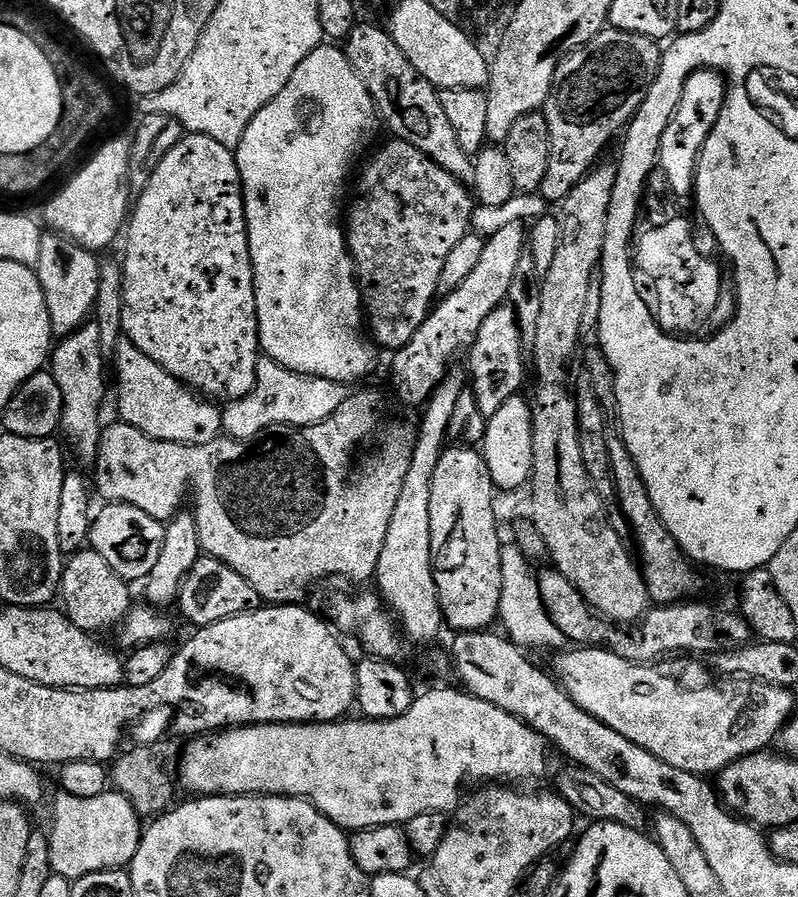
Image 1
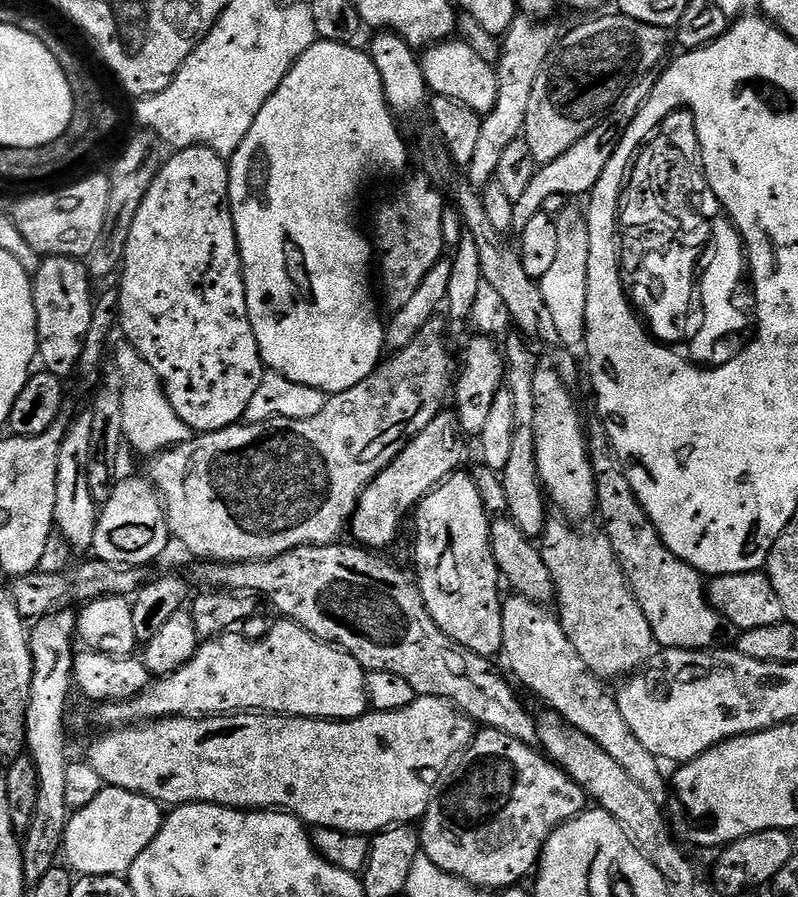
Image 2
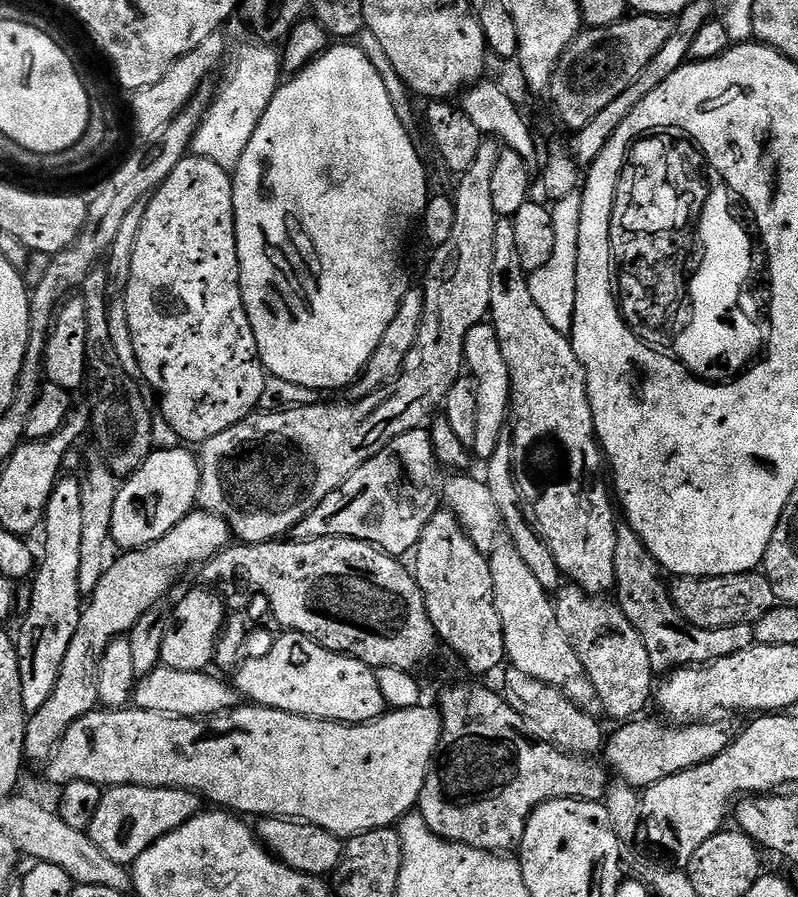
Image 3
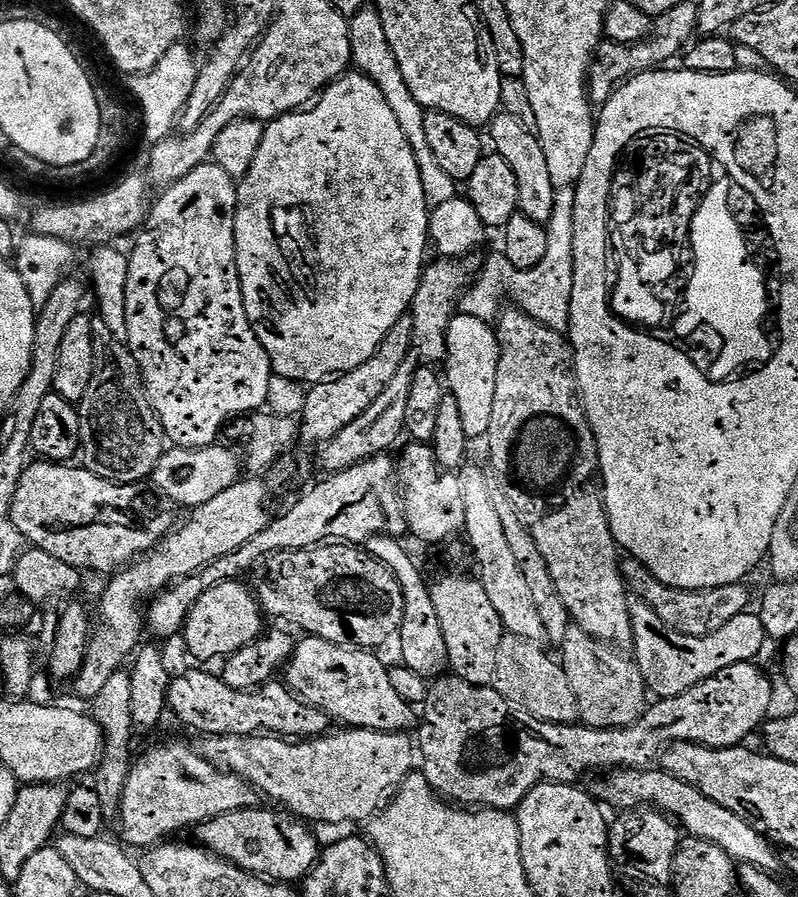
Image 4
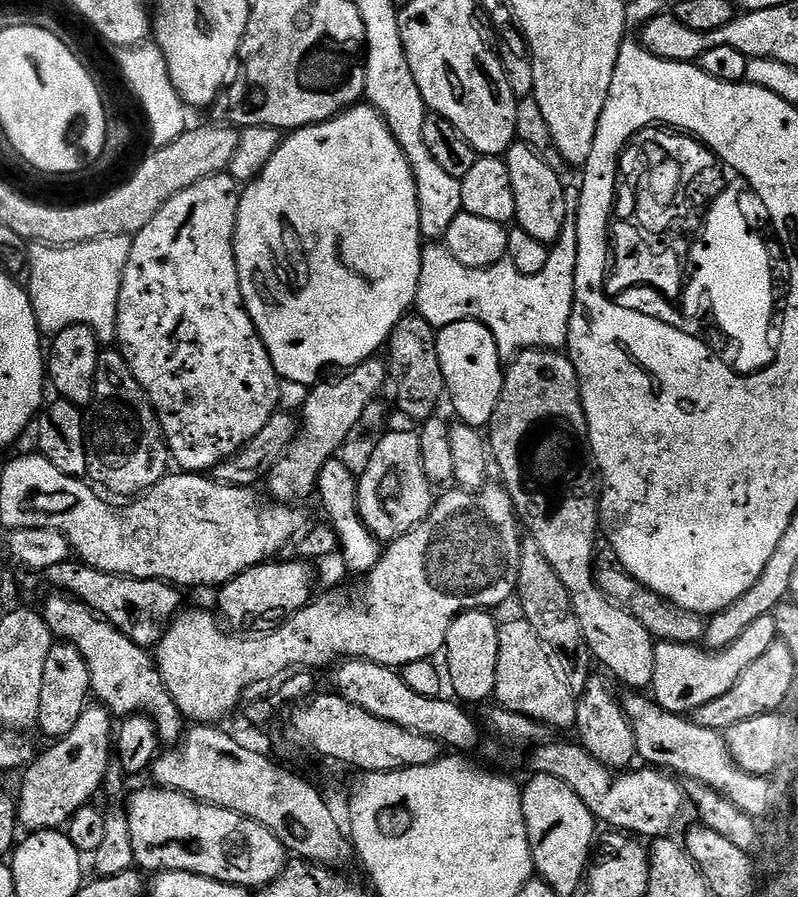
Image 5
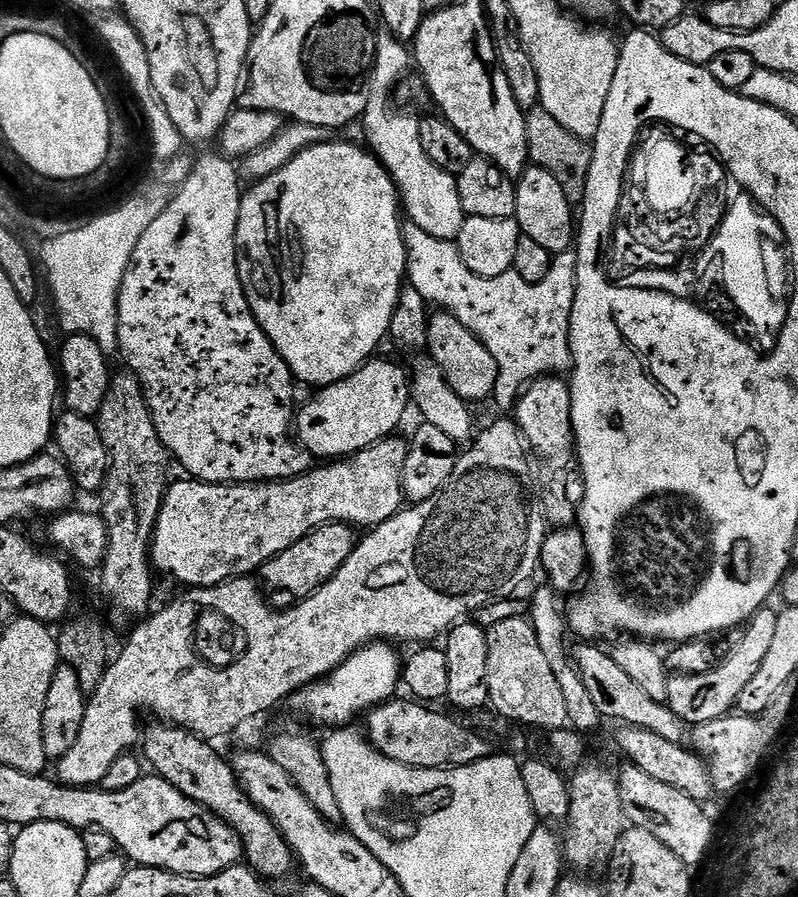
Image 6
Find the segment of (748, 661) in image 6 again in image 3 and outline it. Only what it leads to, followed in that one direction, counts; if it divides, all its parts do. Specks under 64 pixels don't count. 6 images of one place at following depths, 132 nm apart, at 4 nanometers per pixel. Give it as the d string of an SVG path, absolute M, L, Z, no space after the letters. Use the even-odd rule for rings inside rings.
M620 526L616 529L614 546L614 600L638 630L646 653L650 658L653 673L667 674L677 668L713 664L730 654L738 654L751 648L754 643L754 628L750 624L739 624L733 628L699 628L688 624L670 602L670 588L664 584L666 573L660 564L646 550L642 538L634 529Z

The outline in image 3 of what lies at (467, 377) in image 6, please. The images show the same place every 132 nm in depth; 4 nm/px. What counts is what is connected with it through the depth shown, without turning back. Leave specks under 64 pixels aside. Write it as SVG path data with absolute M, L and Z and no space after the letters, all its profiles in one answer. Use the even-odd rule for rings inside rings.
M485 322L474 326L474 330L466 334L464 362L467 371L472 371L471 375L475 377L478 398L478 422L474 430L474 442L470 448L477 457L480 455L481 461L487 462L490 454L494 454L494 446L498 446L501 436L505 435L512 400L512 371L506 366L506 358L502 358L502 346L491 323Z

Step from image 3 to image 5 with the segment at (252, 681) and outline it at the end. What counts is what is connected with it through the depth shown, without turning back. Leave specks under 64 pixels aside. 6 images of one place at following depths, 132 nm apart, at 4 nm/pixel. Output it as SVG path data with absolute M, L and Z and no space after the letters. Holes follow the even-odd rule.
M348 658L336 670L335 691L345 696L350 702L354 702L356 706L362 706L362 710L370 710L370 714L378 718L394 722L406 730L414 730L418 734L434 738L441 745L449 744L452 747L449 749L459 750L464 754L468 754L471 748L479 746L480 732L482 736L481 725L477 717L475 720L467 712L469 709L463 703L452 698L444 700L445 698L440 696L418 694L415 690L410 690L410 686L406 686L406 682L400 677L397 669L387 668L369 660Z

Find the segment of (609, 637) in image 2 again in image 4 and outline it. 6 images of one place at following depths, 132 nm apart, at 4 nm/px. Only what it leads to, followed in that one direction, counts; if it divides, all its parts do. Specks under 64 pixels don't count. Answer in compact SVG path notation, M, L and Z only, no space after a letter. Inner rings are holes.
M573 624L568 626L560 648L560 661L578 701L581 723L592 729L618 729L627 728L641 717L648 707L648 691L631 657L624 657L621 651Z

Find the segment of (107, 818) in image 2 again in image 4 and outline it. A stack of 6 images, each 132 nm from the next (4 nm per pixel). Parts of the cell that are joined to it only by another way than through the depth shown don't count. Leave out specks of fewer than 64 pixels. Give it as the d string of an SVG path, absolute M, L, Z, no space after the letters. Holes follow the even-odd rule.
M160 744L141 760L139 757L126 778L118 817L119 839L129 849L147 850L191 824L199 826L210 818L218 818L218 814L254 808L257 804L258 793L248 781L223 768L215 768L195 747Z

